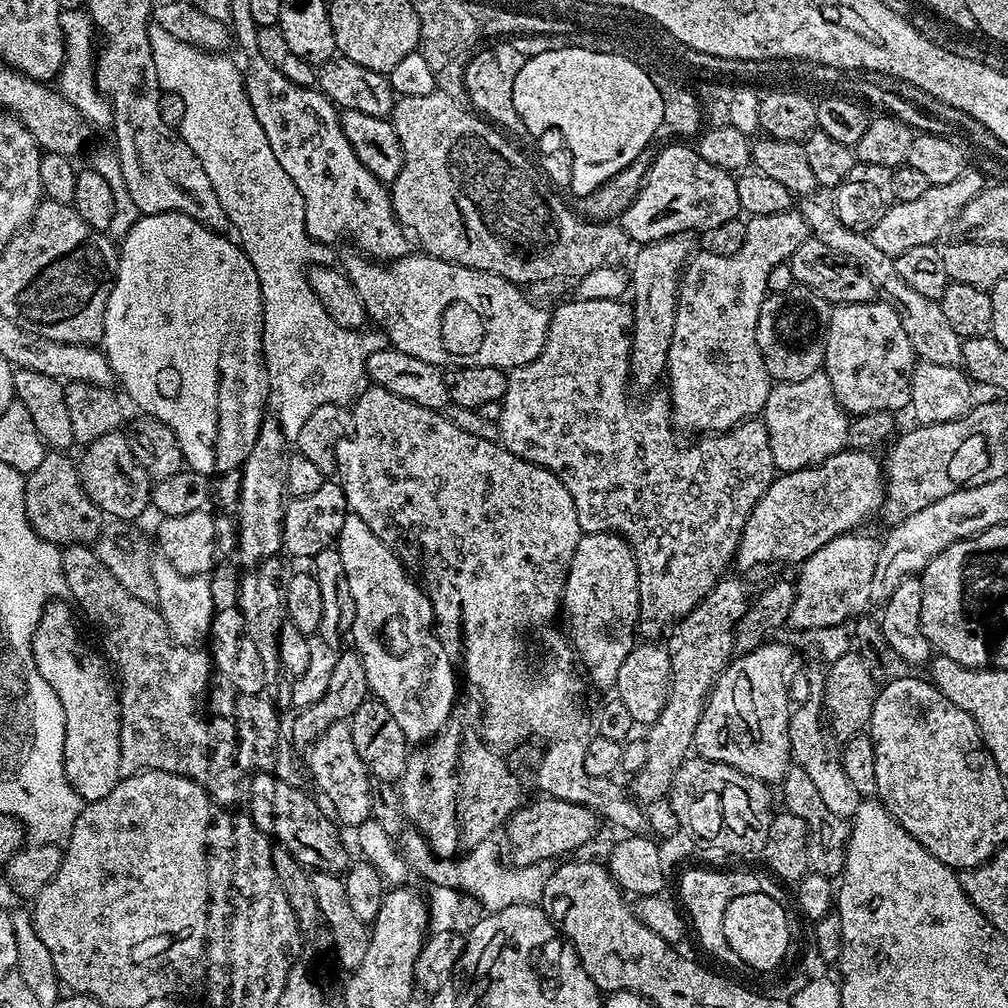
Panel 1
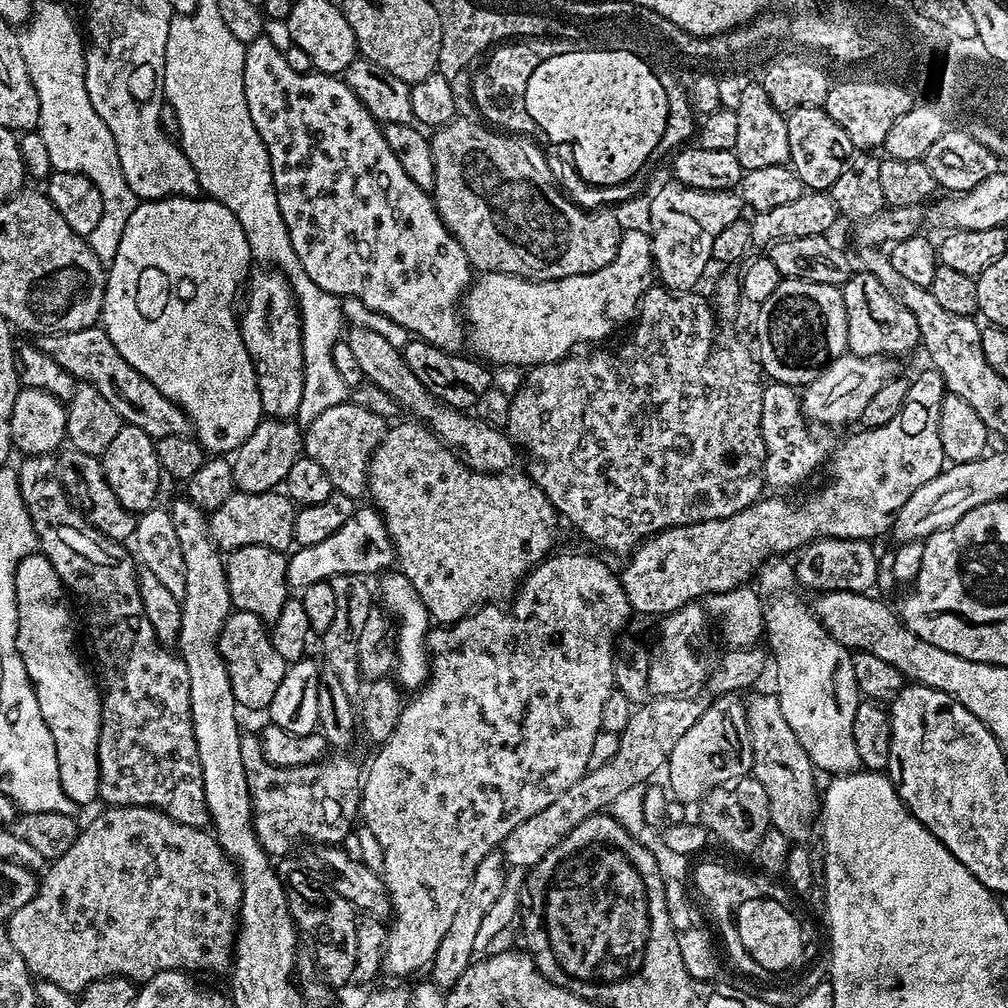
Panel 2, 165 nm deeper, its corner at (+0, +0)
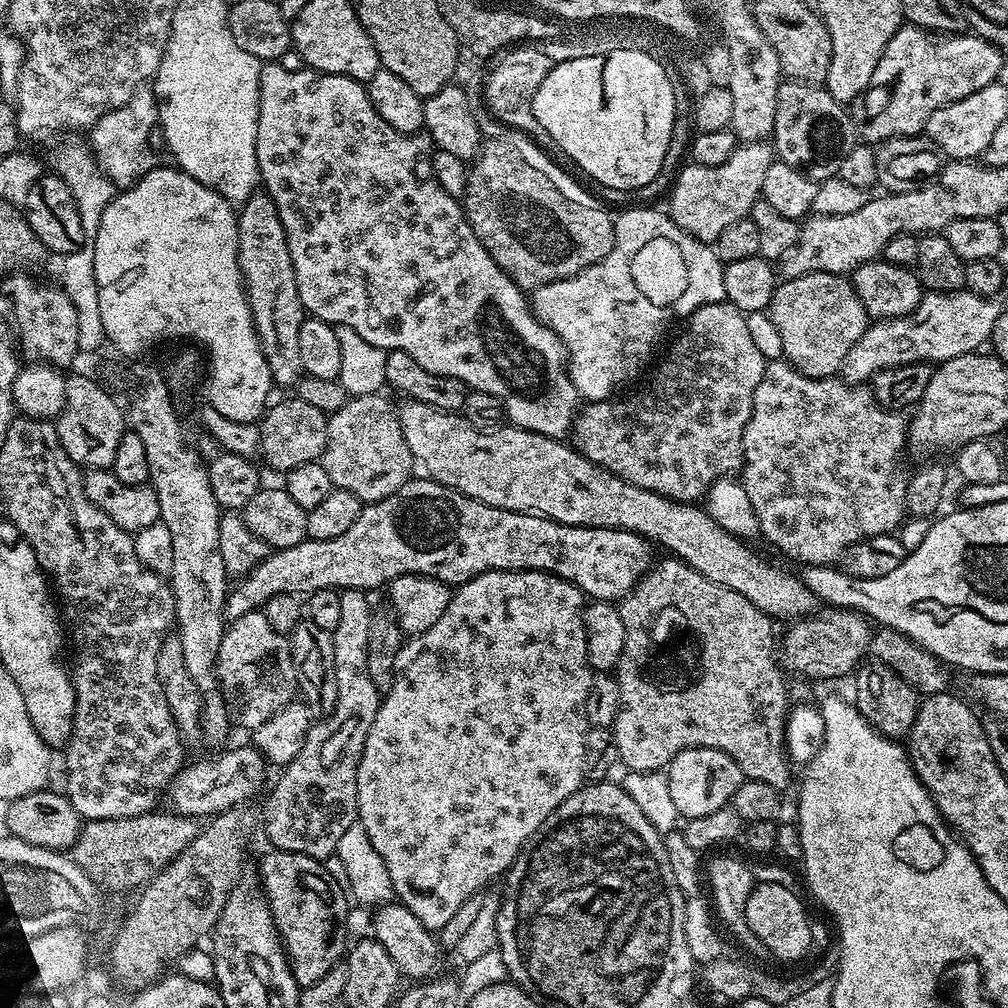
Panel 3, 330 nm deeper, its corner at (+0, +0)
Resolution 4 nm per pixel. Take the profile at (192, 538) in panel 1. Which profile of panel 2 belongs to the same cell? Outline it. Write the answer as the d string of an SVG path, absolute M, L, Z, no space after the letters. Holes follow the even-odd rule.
M280 490L262 494L233 491L232 496L226 498L226 502L222 502L222 506L218 506L218 510L214 510L207 517L208 534L212 538L212 543L225 553L255 544L265 544L274 550L287 553L294 544L296 510L297 505Z

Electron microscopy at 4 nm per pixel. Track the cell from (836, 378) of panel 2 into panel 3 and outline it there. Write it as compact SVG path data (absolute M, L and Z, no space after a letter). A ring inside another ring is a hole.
M967 290L928 292L908 316L869 323L844 359L842 376L847 383L859 385L871 381L882 370L914 362L943 362L967 352L983 349L991 341L994 322L1002 311L995 299L975 296Z

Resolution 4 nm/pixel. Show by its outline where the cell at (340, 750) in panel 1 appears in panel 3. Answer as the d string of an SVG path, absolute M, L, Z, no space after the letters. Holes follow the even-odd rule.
M245 746L245 748L232 748L229 752L221 754L217 760L200 760L197 764L189 763L180 769L180 773L172 780L166 789L166 804L175 815L189 818L215 818L221 812L233 811L234 806L240 806L243 800L248 800L264 784L264 779L268 776L270 765L257 748Z

